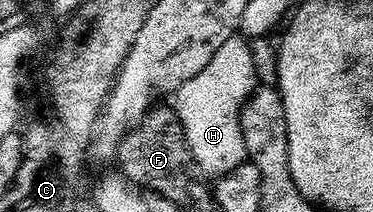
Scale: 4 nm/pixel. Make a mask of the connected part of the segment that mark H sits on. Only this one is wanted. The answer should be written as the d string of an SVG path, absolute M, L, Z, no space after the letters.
M235 33L230 39L223 41L223 45L219 45L215 57L211 57L211 61L207 61L207 65L203 65L203 69L199 69L199 73L195 73L195 77L191 77L191 81L183 81L181 88L175 92L175 99L177 99L175 110L183 125L187 145L195 157L198 167L206 176L220 177L226 175L231 169L235 169L239 164L246 162L245 142L241 132L241 110L249 99L249 94L257 86L255 61L251 61L251 49L248 42L240 34Z

